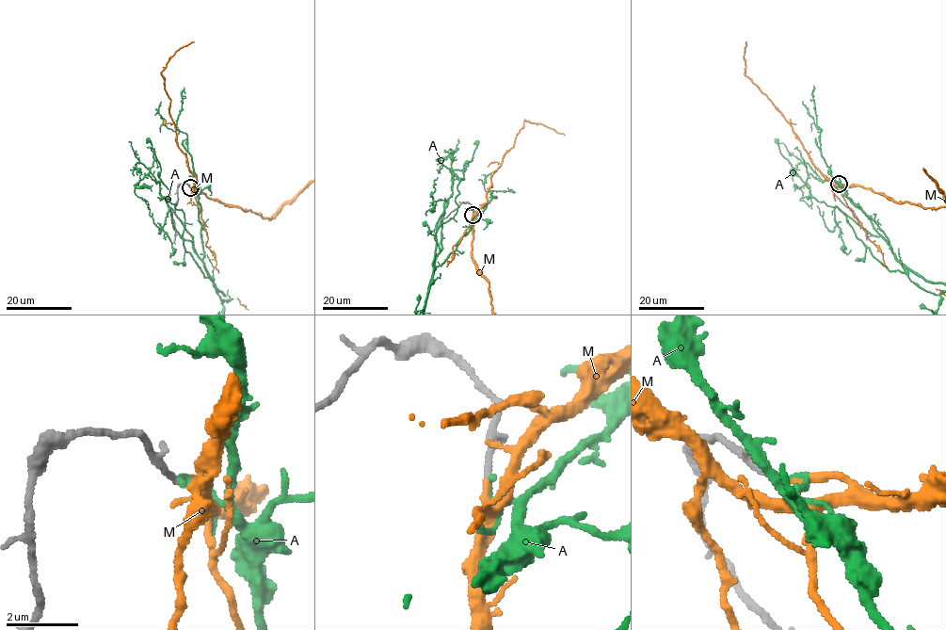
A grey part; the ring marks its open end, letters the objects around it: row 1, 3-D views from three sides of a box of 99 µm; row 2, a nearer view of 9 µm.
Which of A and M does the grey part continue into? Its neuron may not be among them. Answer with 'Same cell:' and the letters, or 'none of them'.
Same cell: M

